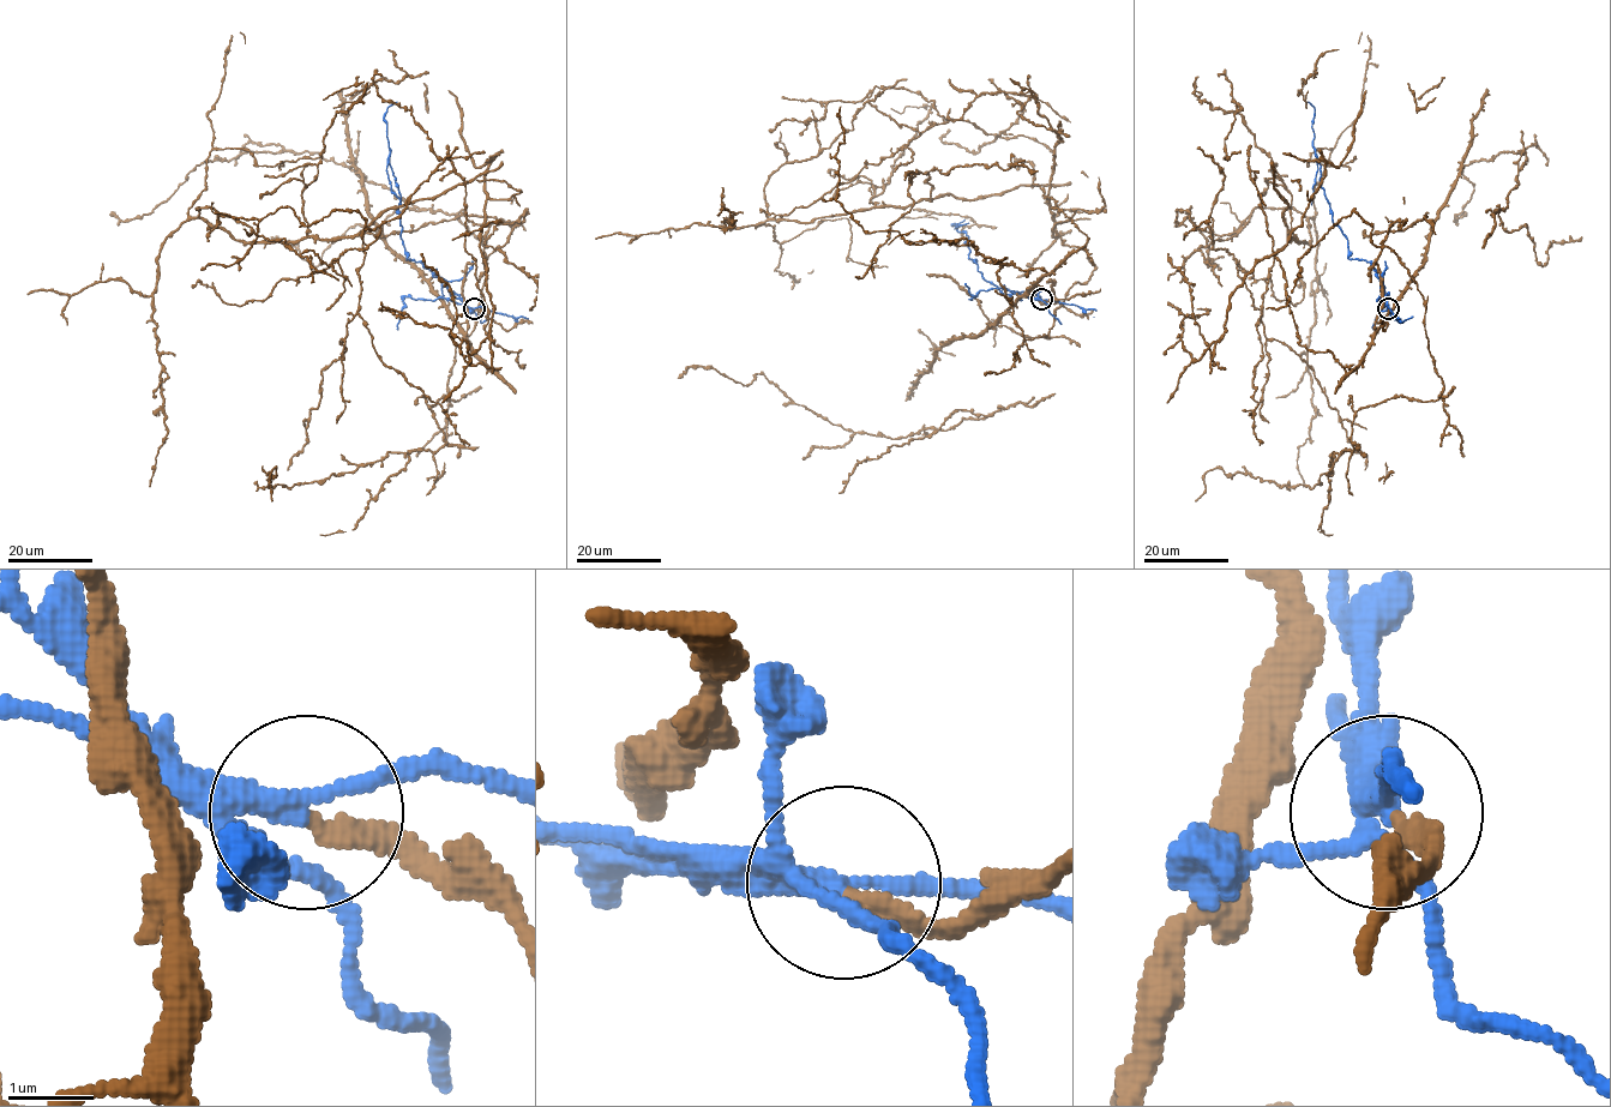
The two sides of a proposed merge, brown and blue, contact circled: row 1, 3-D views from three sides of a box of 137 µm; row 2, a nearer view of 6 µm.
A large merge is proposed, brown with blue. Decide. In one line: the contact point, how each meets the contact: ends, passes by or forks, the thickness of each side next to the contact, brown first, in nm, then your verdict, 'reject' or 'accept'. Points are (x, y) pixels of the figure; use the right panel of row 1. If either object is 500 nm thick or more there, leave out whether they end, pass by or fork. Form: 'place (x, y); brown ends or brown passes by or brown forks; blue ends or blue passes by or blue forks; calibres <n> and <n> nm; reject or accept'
place (1388, 308); brown ends; blue forks; calibres 200 and 200 nm; reject

